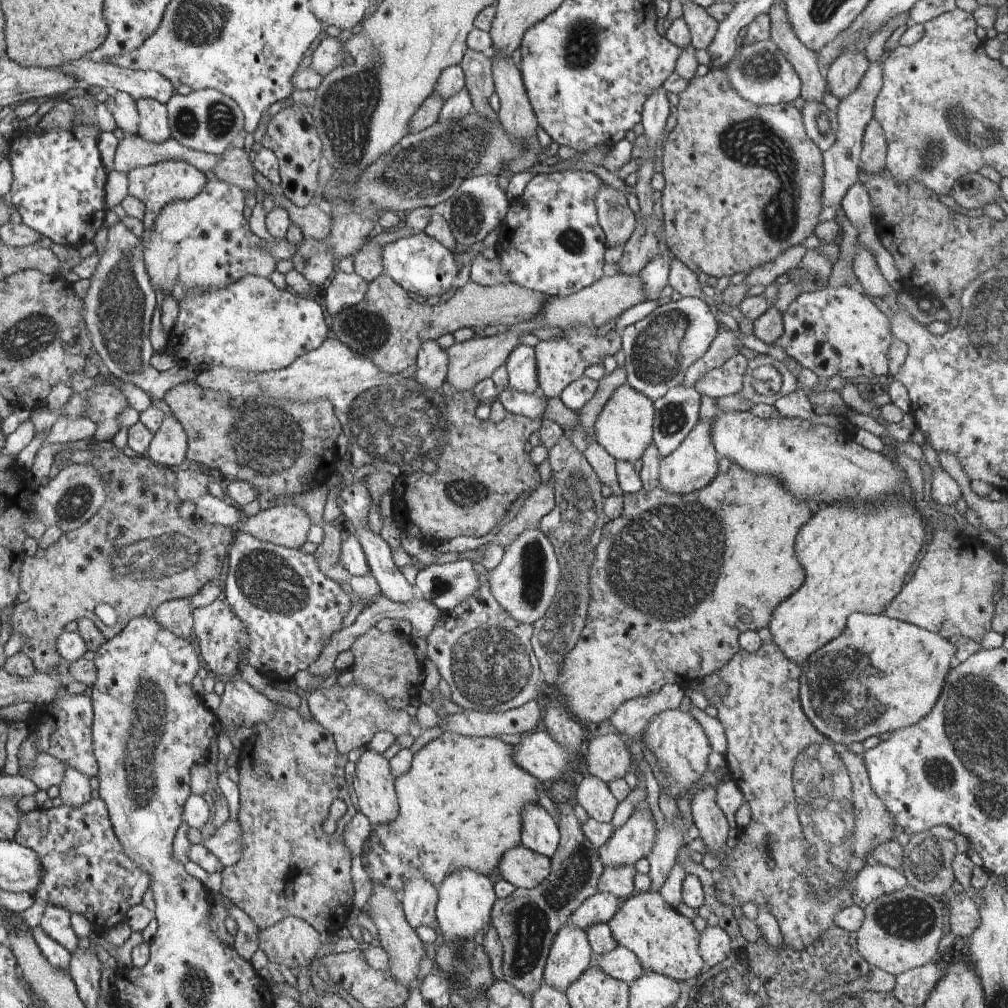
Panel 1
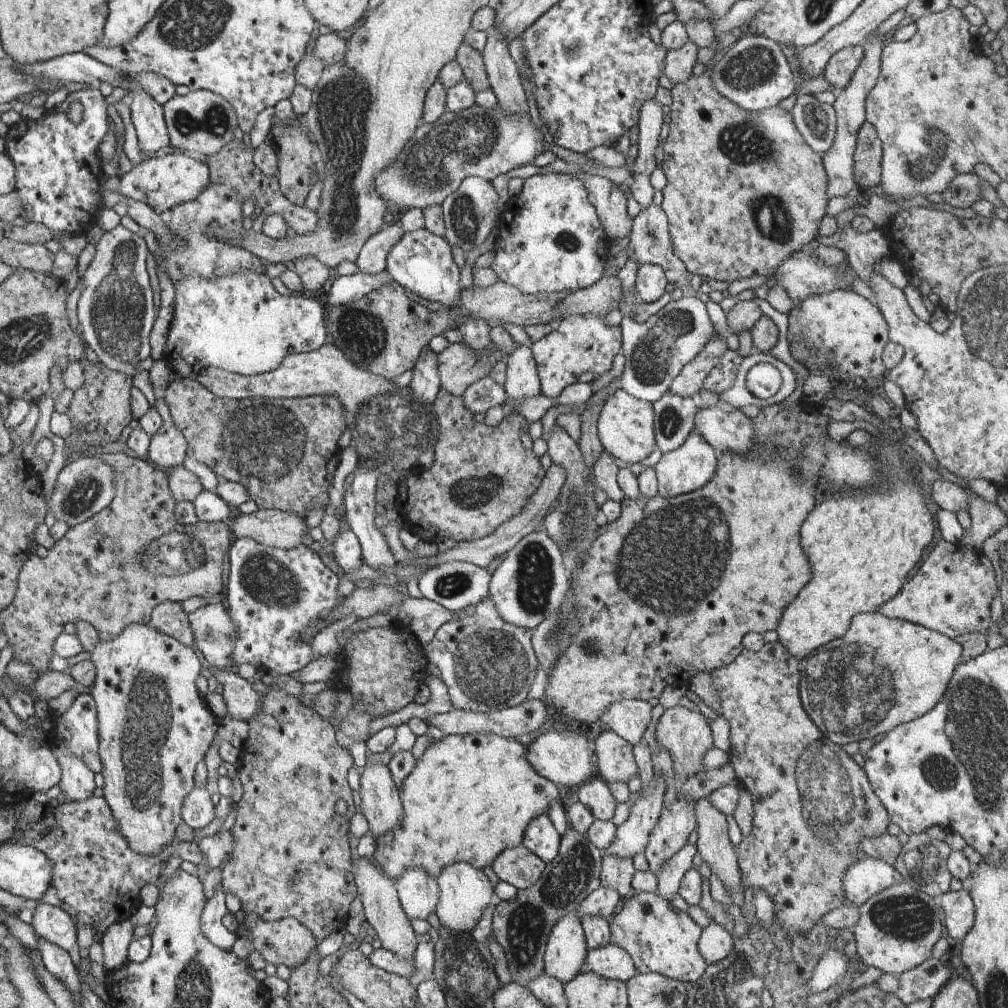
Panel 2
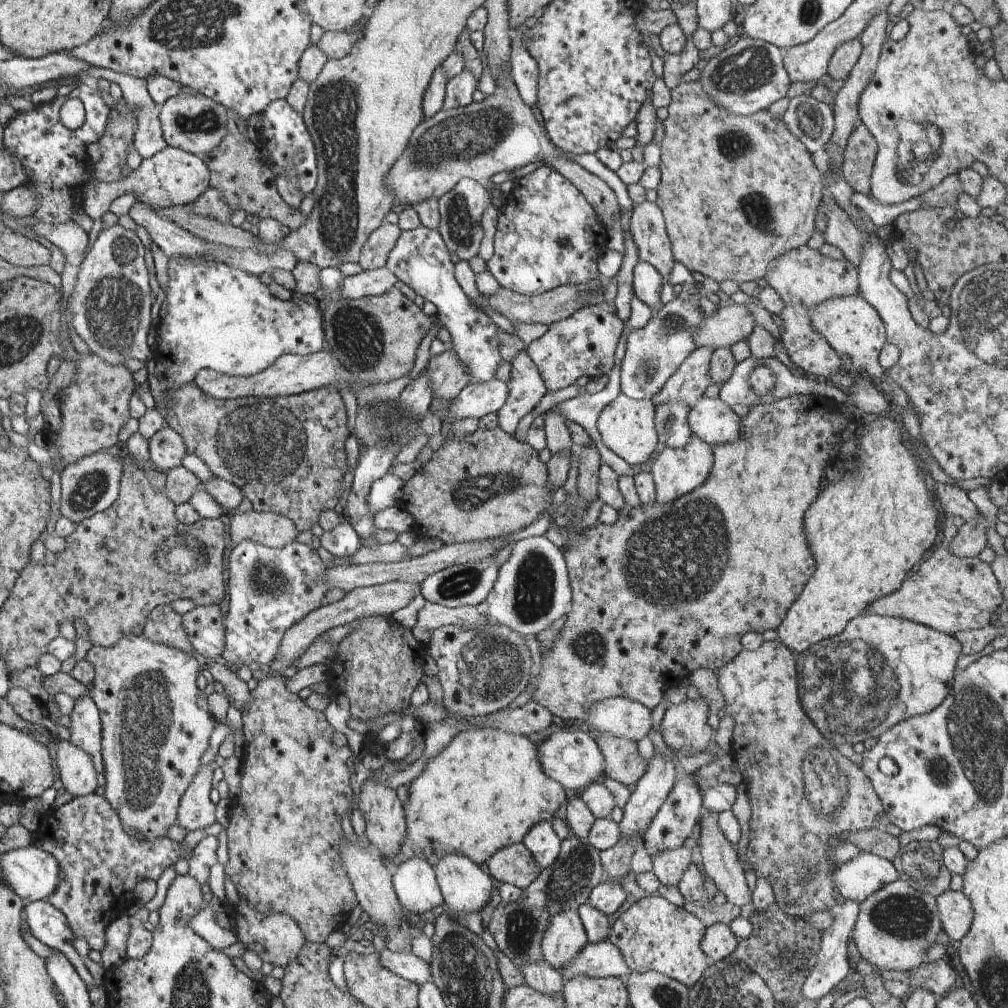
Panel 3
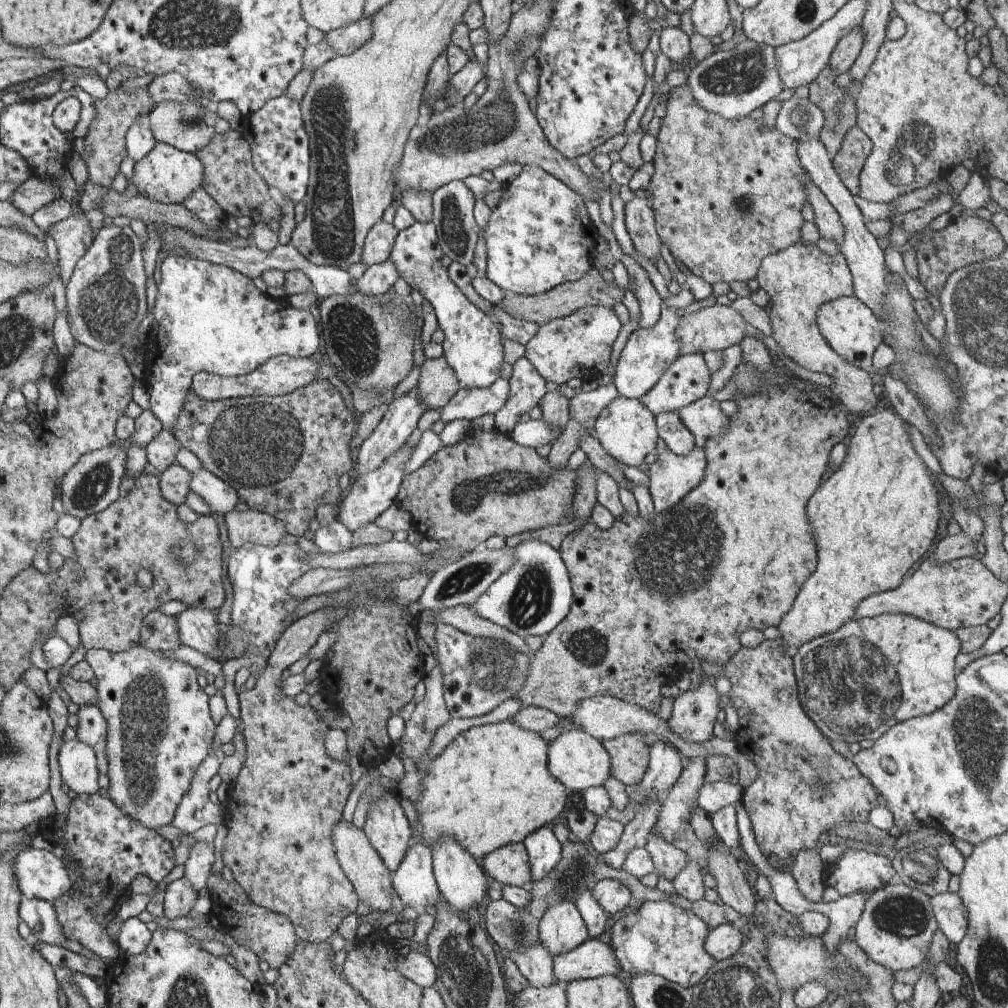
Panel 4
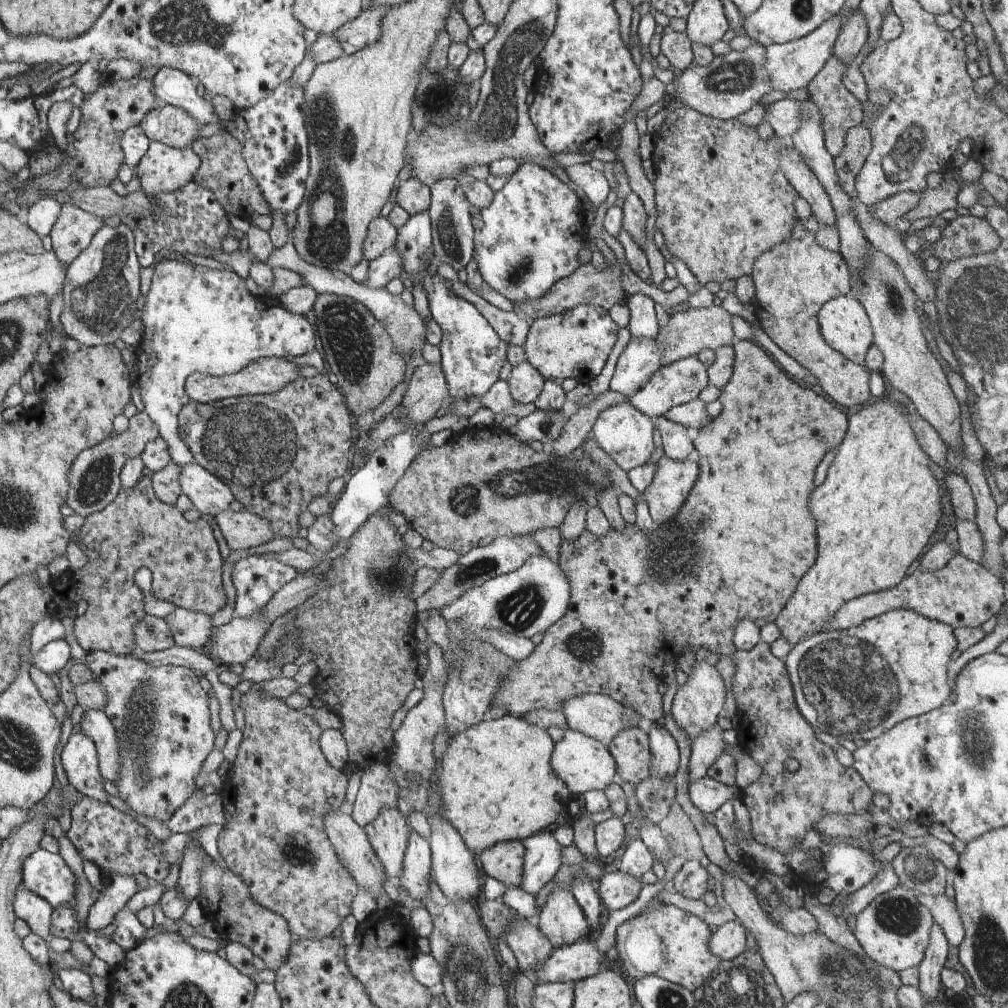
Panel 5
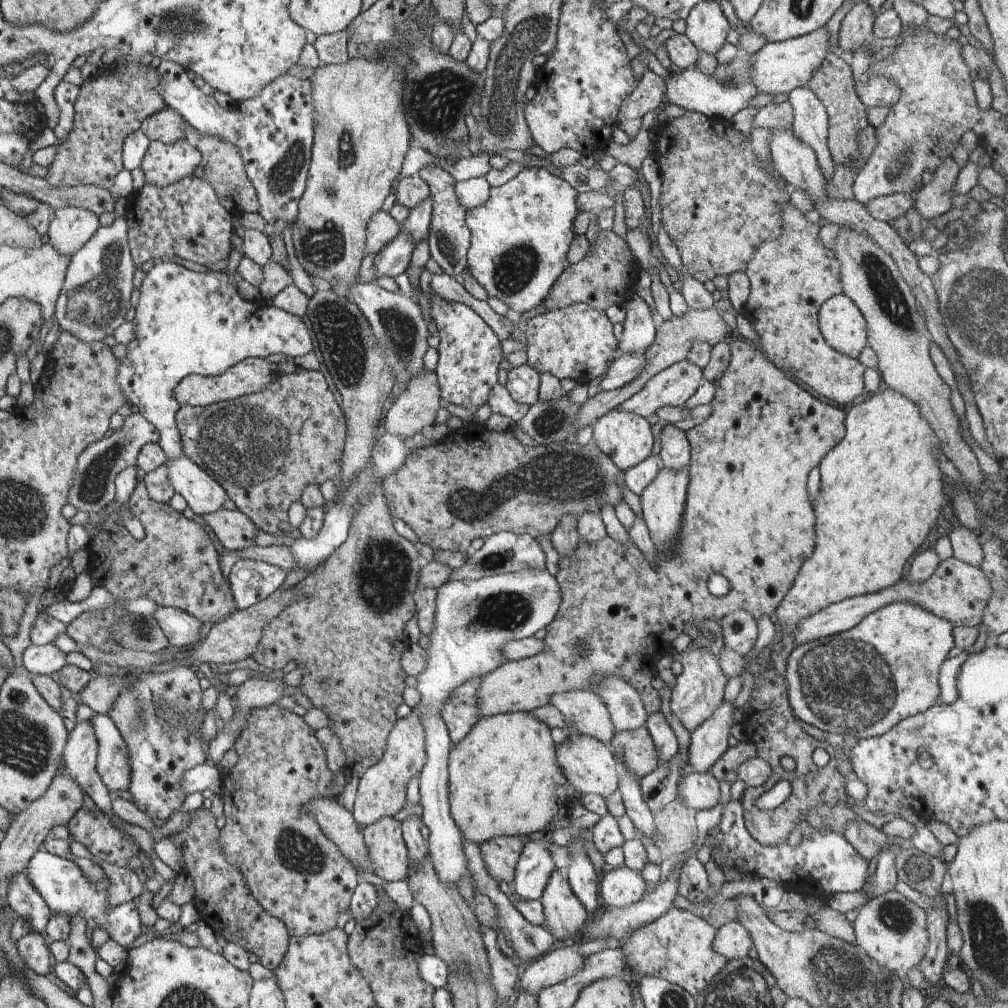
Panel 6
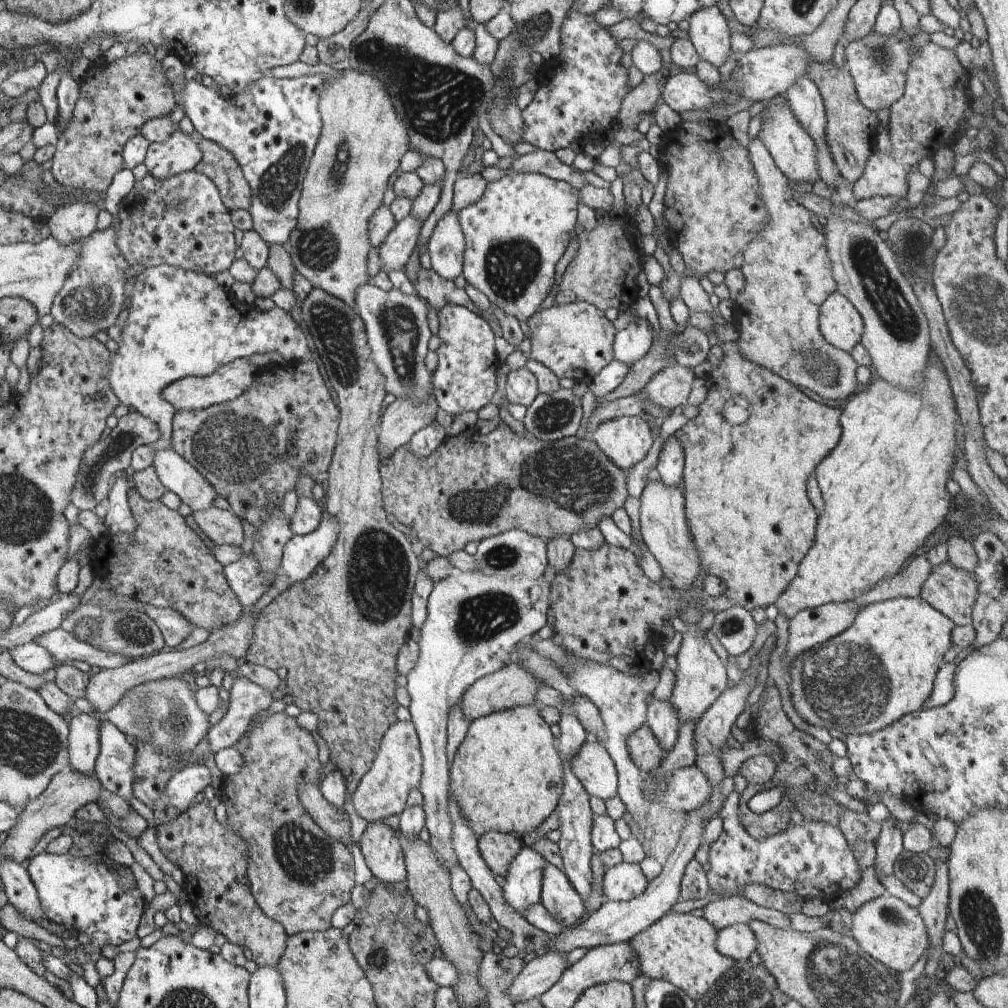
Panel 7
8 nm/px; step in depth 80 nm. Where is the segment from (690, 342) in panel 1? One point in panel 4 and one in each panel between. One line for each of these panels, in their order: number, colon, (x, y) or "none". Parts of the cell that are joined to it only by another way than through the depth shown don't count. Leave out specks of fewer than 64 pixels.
2: (655, 350)
3: (652, 353)
4: (647, 353)

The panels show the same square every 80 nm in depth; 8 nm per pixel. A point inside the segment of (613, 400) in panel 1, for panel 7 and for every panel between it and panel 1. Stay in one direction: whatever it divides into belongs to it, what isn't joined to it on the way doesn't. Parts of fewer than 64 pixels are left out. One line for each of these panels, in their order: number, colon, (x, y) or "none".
2: (624, 427)
3: (626, 426)
4: (625, 429)
5: (622, 432)
6: (625, 439)
7: (625, 441)

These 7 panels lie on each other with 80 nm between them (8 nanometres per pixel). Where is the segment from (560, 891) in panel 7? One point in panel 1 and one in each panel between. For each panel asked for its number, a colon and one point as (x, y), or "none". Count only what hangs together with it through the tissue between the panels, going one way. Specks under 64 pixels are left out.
1: (568, 957)
2: (565, 949)
3: (563, 938)
4: (560, 929)
5: (560, 920)
6: (565, 917)

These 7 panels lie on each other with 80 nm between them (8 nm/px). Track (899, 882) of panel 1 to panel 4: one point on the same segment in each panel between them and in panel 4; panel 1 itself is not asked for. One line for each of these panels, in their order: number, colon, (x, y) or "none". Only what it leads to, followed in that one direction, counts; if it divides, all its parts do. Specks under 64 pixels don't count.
2: (864, 878)
3: (860, 877)
4: (856, 871)

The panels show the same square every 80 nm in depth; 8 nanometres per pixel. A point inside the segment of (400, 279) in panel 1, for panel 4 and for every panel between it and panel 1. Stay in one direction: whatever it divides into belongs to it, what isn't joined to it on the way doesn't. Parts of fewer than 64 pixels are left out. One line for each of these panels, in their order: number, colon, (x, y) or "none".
2: (420, 261)
3: (419, 258)
4: (471, 345)

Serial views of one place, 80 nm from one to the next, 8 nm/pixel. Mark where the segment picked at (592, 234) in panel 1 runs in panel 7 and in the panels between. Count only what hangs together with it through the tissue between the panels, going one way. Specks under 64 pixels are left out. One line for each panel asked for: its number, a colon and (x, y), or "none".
2: (549, 240)
3: (546, 235)
4: (538, 235)
5: (529, 236)
6: (519, 237)
7: (516, 232)

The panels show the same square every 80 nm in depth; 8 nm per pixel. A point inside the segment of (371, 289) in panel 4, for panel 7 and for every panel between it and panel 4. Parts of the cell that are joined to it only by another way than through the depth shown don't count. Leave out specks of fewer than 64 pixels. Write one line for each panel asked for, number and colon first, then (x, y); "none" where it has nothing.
5: (389, 265)
6: (392, 260)
7: (394, 252)

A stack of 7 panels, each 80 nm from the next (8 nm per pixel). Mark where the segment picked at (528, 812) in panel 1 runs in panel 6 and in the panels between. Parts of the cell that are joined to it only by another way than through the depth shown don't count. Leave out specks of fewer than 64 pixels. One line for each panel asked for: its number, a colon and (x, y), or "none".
2: (540, 838)
3: (541, 842)
4: (543, 851)
5: (541, 858)
6: (532, 869)

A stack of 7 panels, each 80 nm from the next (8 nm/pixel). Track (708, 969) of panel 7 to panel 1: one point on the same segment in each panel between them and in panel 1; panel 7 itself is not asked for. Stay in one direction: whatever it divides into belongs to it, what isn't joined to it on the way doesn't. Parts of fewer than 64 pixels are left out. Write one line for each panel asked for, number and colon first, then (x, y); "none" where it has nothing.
1: (665, 942)
2: (658, 938)
3: (651, 934)
4: (659, 937)
5: (667, 942)
6: (677, 947)

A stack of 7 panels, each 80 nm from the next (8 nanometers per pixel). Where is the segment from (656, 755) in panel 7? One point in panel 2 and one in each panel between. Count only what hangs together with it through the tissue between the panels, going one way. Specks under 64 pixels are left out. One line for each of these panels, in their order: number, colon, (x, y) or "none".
2: (615, 763)
3: (623, 763)
4: (628, 754)
5: (629, 749)
6: (637, 750)

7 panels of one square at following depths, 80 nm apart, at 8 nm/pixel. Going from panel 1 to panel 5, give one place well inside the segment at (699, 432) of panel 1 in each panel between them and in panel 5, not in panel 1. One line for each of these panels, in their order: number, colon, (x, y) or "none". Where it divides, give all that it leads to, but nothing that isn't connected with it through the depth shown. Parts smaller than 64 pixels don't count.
2: (686, 469)
3: (674, 472)
4: (670, 477)
5: (672, 480)

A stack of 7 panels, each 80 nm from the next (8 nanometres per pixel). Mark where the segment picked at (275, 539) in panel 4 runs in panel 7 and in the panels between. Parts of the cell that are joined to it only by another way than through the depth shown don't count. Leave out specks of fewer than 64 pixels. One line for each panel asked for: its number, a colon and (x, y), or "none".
5: (241, 530)
6: (235, 531)
7: (221, 527)

